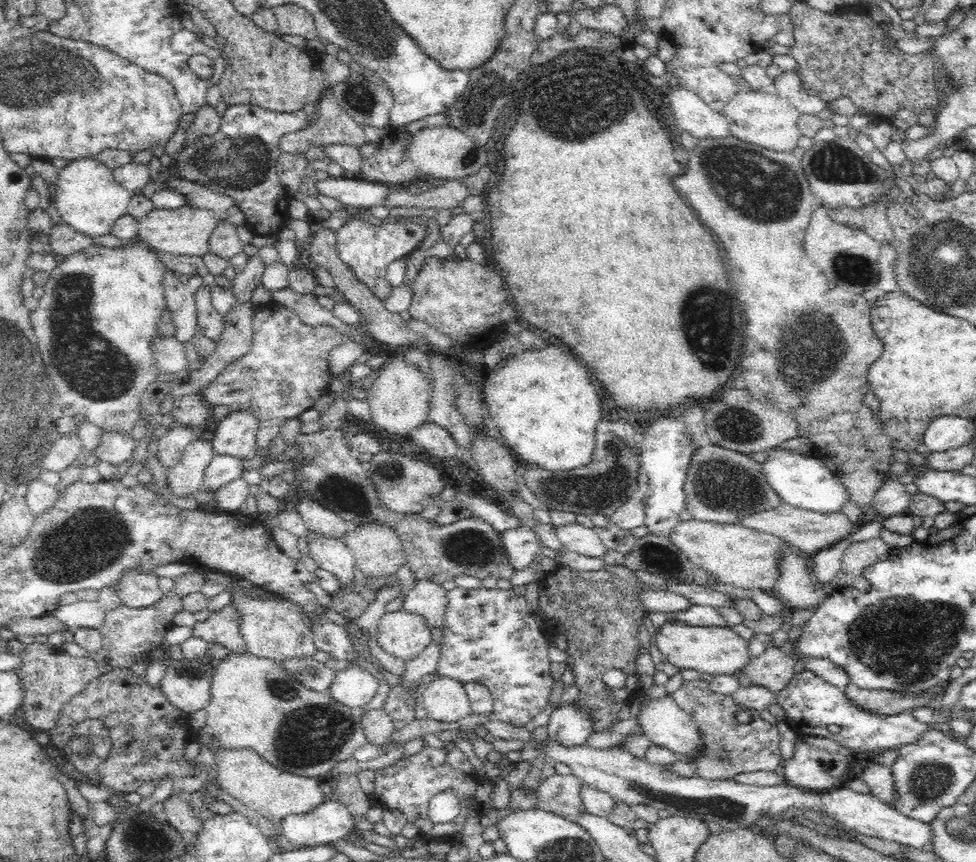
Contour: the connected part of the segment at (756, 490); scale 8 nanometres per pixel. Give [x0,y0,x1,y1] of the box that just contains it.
[685,445,783,524]

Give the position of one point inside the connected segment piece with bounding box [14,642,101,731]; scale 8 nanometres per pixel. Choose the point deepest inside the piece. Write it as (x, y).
(51, 678)

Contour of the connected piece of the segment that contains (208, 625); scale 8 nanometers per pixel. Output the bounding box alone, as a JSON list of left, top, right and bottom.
[193,602,247,654]

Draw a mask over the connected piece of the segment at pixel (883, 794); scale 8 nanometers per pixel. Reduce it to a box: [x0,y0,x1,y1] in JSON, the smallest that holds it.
[860,762,896,805]

